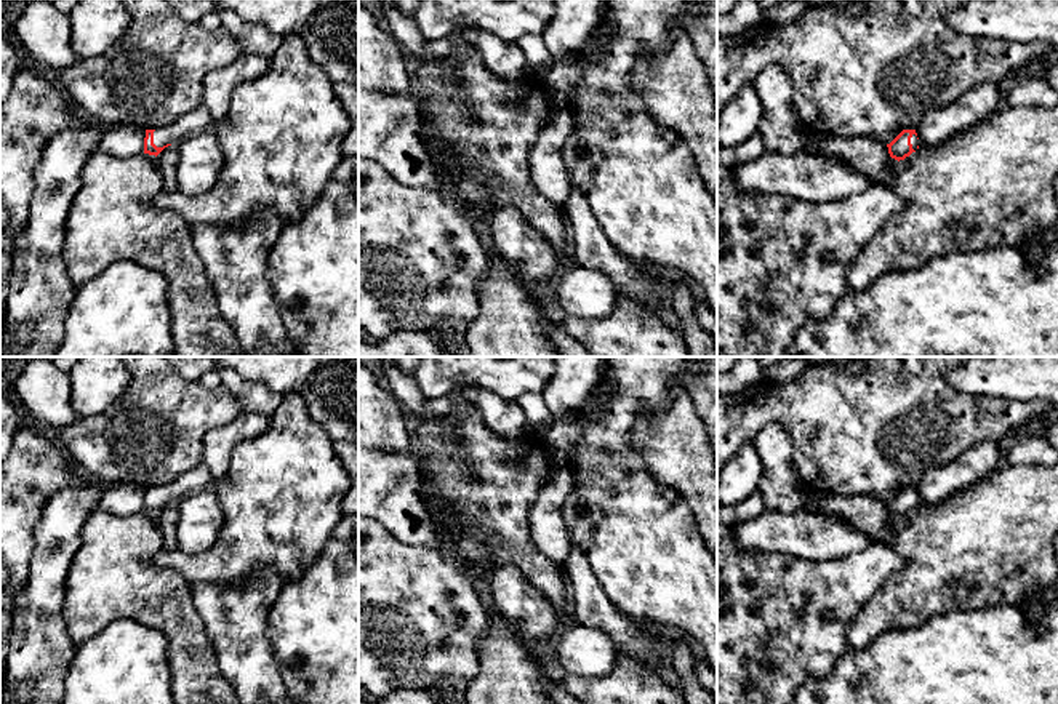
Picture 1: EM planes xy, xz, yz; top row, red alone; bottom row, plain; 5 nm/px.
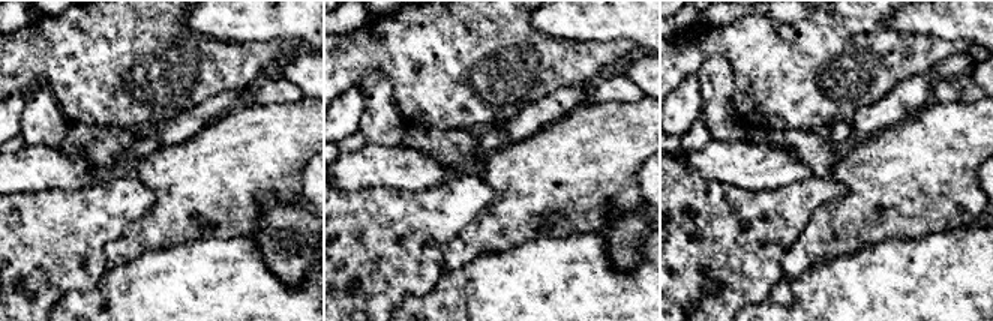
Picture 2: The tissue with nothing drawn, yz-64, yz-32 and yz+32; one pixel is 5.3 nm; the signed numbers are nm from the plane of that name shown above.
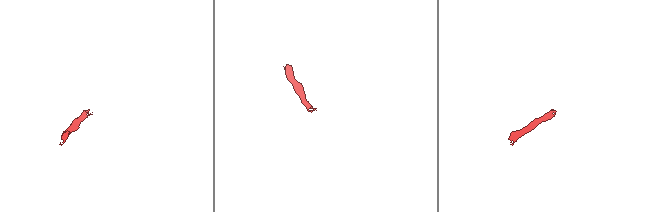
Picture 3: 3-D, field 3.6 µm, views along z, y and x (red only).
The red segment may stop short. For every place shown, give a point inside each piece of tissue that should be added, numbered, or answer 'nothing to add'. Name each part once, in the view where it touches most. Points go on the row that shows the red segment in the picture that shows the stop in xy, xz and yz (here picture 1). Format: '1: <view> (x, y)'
1: xy (197, 120)

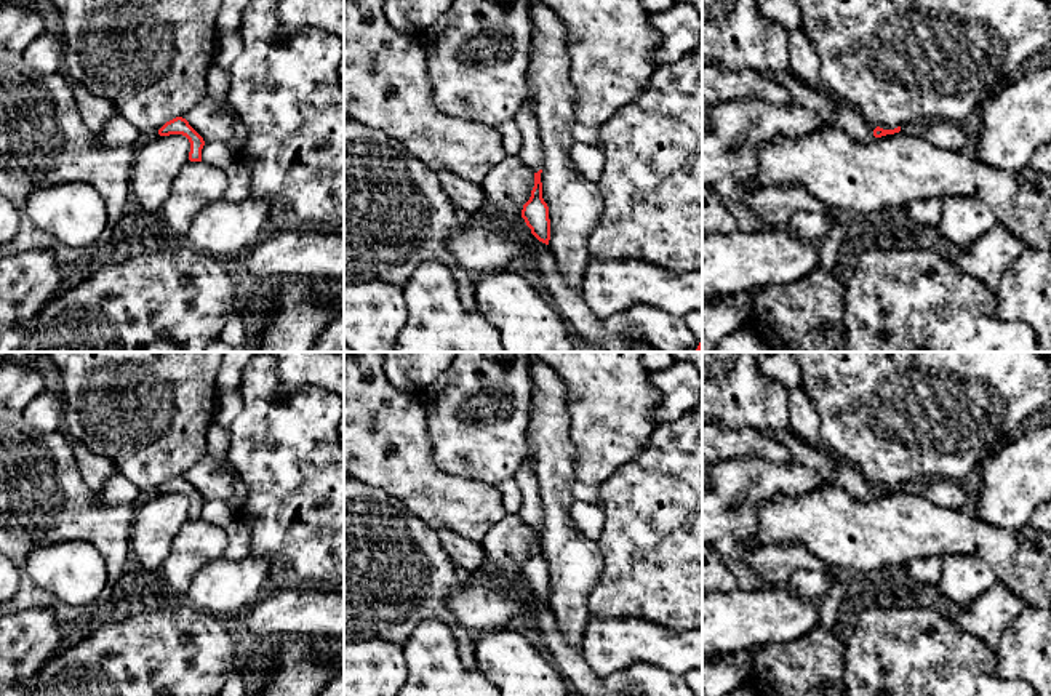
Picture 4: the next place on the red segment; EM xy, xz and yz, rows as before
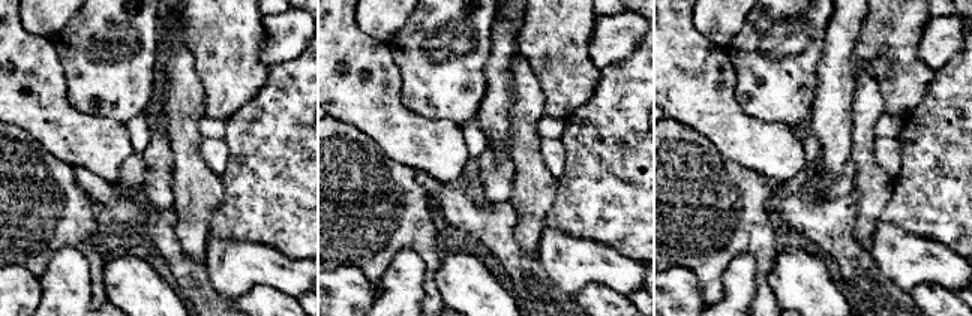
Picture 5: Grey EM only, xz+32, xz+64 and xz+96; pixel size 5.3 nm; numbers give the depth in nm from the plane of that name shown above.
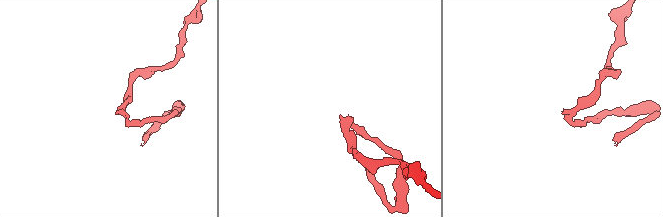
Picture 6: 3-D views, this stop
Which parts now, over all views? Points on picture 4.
1: xz (530, 154)

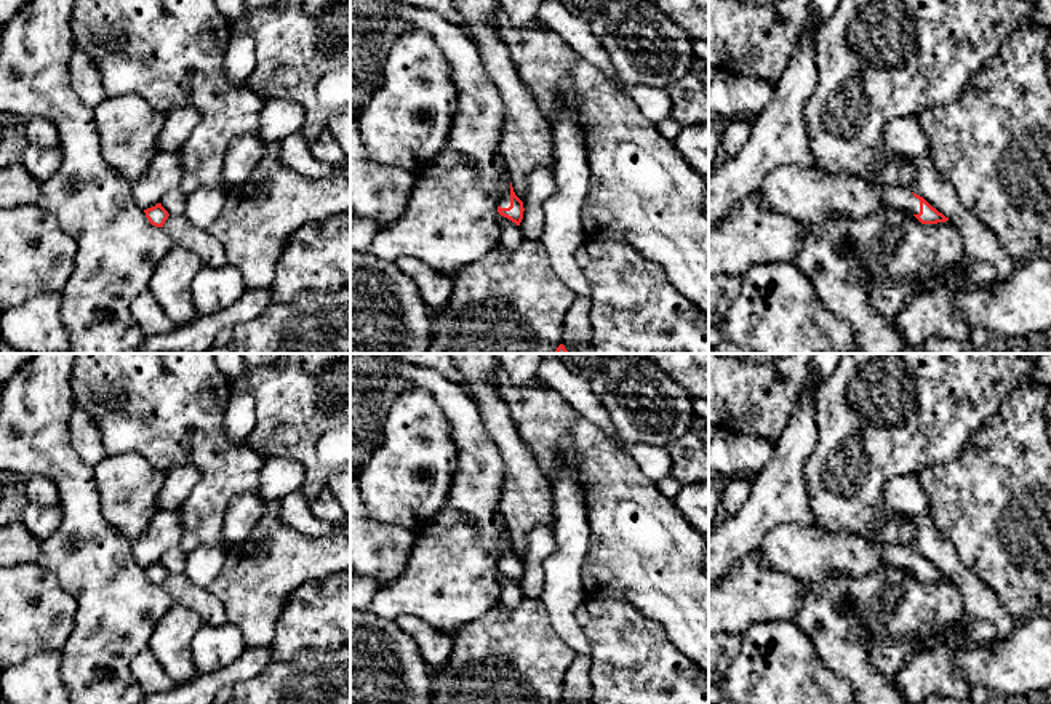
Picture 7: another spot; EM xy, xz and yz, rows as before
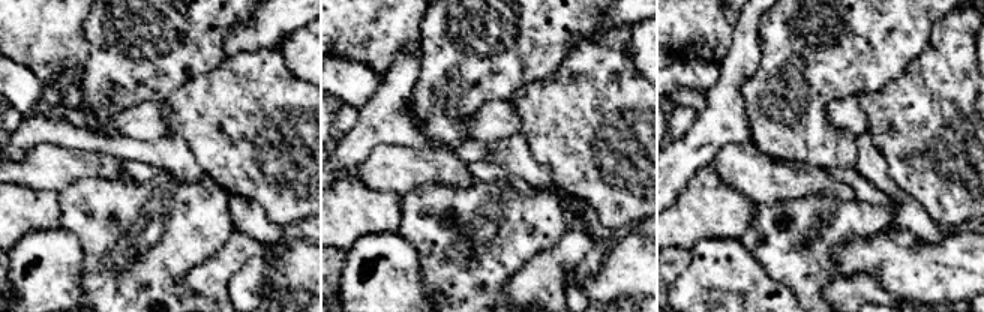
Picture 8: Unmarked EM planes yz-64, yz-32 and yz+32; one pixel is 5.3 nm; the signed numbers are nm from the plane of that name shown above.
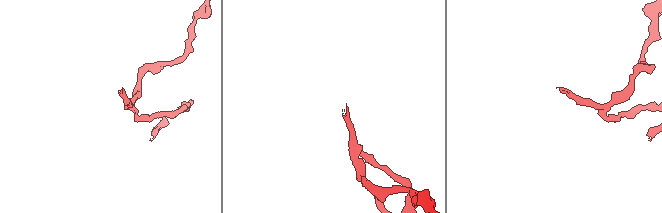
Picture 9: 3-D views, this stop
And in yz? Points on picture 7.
1: yz (898, 197)

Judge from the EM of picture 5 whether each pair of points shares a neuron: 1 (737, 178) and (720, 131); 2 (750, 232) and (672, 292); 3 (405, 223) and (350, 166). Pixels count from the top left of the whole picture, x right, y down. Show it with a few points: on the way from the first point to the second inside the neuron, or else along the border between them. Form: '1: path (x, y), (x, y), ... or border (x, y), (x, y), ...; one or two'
1: border (705, 137), (728, 159), (764, 174); two
2: border (669, 267), (689, 267), (699, 280), (705, 300); two
3: path (390, 208), (365, 181); one

